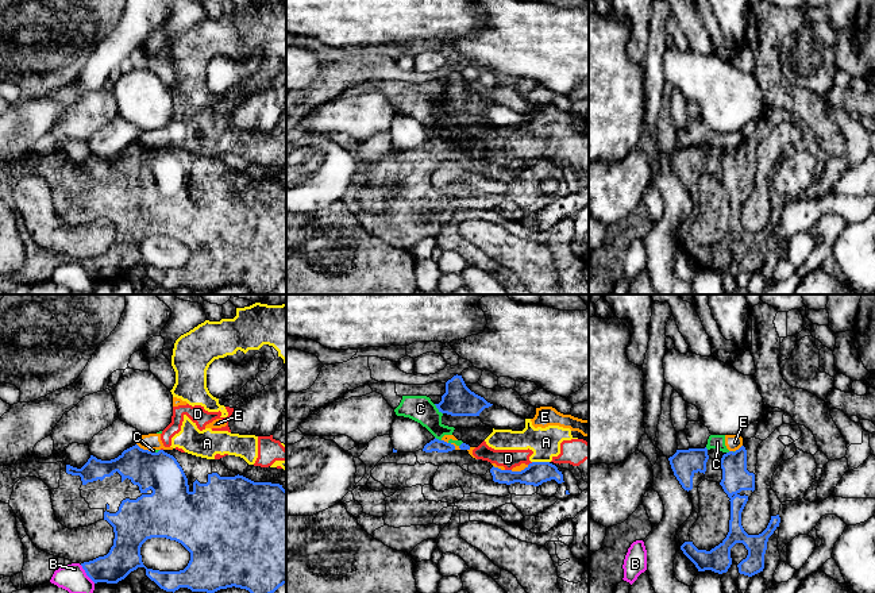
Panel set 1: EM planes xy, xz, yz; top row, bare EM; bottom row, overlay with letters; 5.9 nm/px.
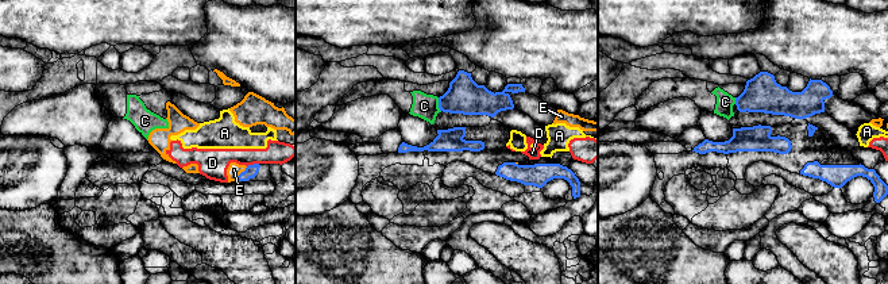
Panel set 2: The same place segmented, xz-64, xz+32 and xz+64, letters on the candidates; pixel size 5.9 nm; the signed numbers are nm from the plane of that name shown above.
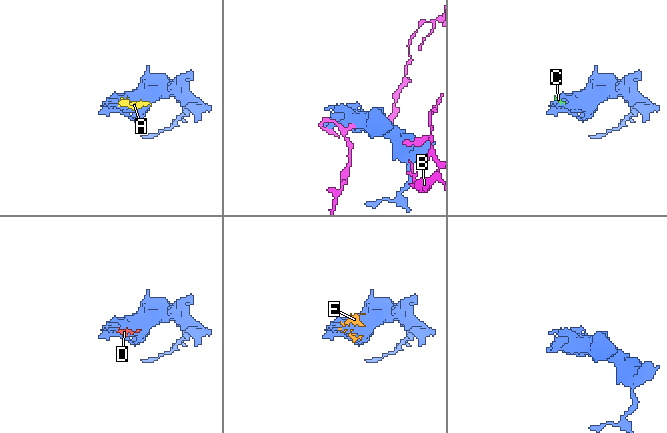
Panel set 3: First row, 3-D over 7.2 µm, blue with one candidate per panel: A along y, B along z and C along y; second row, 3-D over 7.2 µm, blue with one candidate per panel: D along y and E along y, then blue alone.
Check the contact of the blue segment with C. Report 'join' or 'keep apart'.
keep apart

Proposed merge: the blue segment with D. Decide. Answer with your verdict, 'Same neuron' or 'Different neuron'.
Different neuron

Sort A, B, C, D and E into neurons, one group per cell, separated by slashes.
A C D E / B

